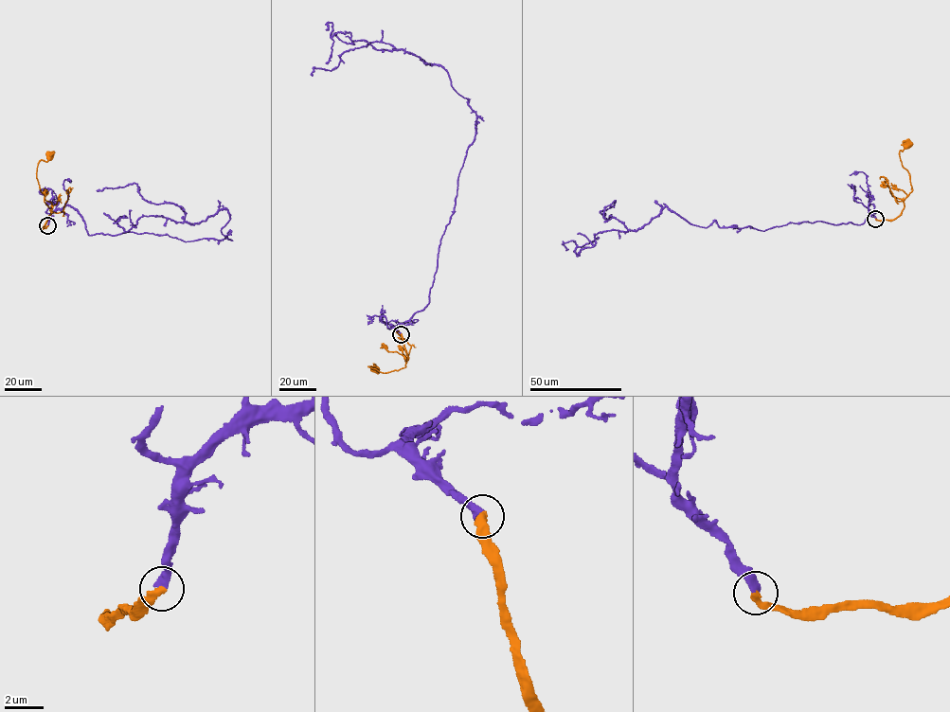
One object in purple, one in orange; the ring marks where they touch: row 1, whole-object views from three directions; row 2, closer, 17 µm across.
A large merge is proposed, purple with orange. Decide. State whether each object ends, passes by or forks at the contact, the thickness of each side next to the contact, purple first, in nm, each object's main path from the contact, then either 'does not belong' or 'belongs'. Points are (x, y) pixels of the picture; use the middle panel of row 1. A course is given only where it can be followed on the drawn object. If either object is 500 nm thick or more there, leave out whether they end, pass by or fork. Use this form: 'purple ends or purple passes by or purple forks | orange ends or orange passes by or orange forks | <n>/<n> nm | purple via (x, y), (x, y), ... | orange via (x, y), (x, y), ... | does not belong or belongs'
purple ends | orange ends | 400/400 nm | purple via (401, 333), (429, 302), (476, 115), (440, 65), (326, 30) | orange via (401, 333), (408, 360), (405, 359), (405, 366), (385, 373), (367, 366), (375, 365), (375, 368) | belongs

